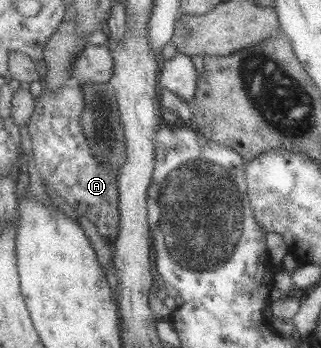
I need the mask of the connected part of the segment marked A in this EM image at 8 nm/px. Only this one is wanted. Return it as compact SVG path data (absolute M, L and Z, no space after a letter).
M74 82L60 88L60 90L50 91L46 89L38 97L36 112L34 112L29 125L34 141L34 149L36 149L36 164L42 179L45 180L44 182L48 187L52 191L57 191L60 197L64 198L78 213L83 214L92 224L95 224L99 228L101 235L112 245L112 242L117 242L118 237L121 235L121 224L123 223L119 187L121 171L118 168L108 166L108 163L100 160L92 152L91 143L88 142L88 136L84 132L83 126L84 103L86 103L84 90Z

